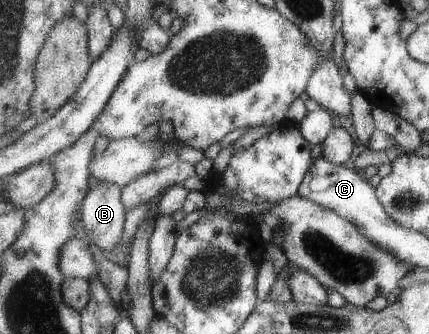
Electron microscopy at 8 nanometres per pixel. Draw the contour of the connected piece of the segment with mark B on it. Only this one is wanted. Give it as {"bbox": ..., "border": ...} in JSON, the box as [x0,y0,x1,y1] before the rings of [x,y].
{"bbox":[83,180,128,252],"border":[[[97,180],[84,199],[83,227],[89,239],[107,252],[117,249],[125,233],[128,209],[122,195],[116,183]]]}

